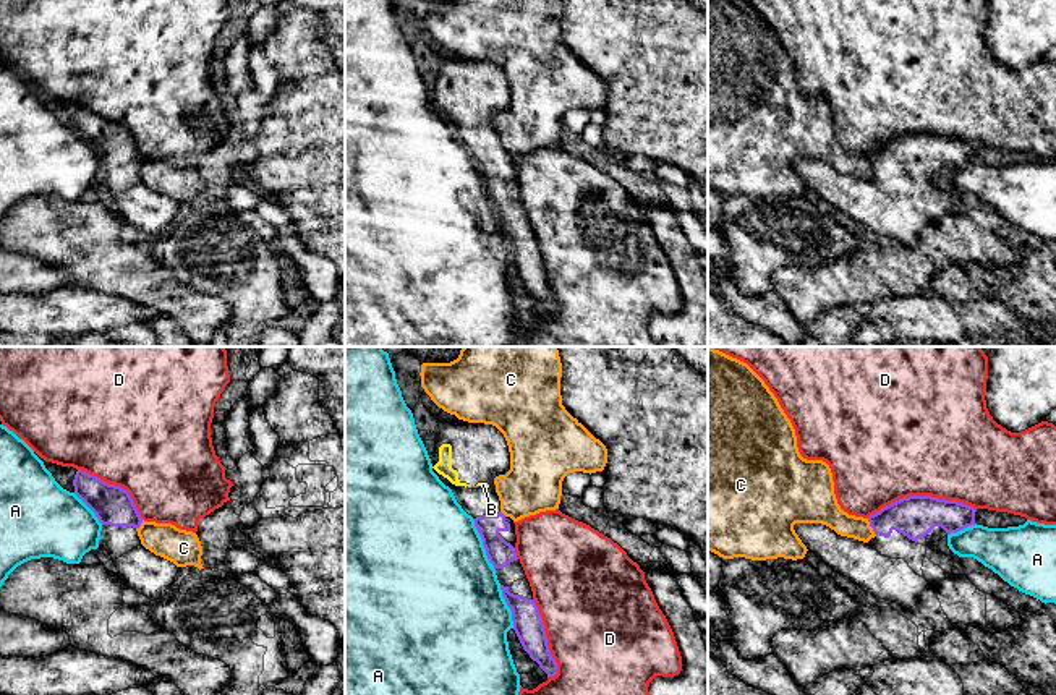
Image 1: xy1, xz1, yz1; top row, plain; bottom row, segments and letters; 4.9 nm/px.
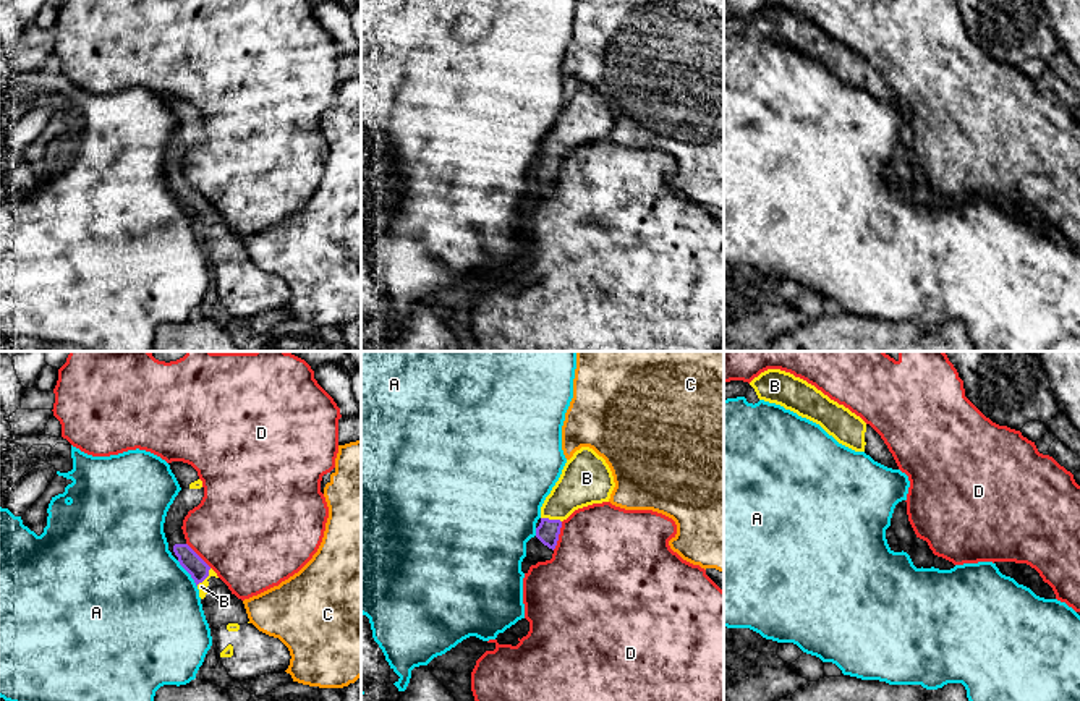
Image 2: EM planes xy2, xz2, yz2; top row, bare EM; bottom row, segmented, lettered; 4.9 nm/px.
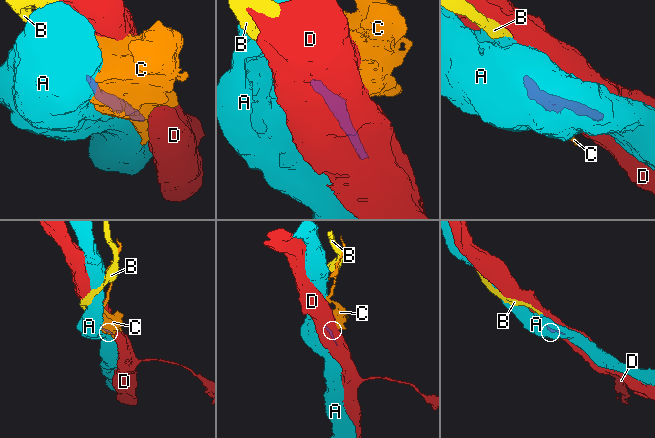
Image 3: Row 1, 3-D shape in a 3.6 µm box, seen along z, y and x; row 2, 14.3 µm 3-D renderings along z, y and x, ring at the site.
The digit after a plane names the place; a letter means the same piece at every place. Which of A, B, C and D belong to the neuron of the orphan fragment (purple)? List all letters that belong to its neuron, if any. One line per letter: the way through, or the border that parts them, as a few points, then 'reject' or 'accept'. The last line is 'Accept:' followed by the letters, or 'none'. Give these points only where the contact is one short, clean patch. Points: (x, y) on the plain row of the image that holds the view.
A: reject
B: way xz2 (548, 169), (551, 157), (552, 149), (583, 118); accept
C: border yz1 (867, 156), (875, 172); reject
D: reject
Accept: B

